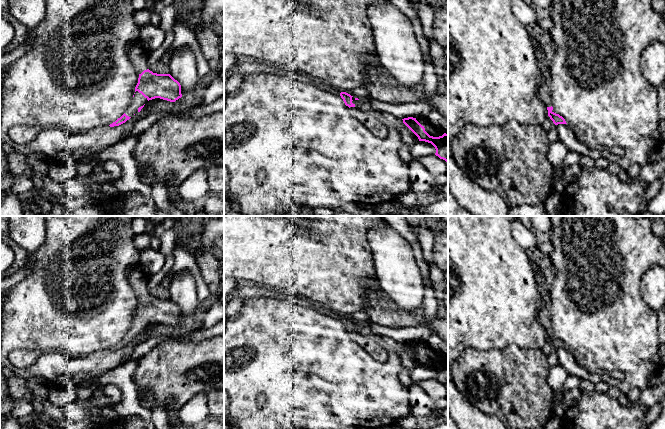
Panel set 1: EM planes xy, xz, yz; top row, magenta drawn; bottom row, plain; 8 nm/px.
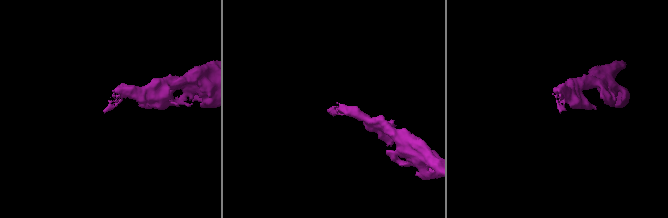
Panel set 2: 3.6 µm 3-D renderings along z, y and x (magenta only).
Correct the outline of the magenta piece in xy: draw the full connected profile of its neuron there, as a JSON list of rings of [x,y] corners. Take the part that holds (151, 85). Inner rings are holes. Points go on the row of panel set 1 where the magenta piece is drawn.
[[[138,41],[127,45],[127,54],[139,74],[138,83],[127,111],[110,124],[110,127],[125,123],[133,115],[140,112],[149,100],[160,98],[175,102],[182,97],[180,83],[170,74],[157,74],[148,69],[146,64],[147,52]]]

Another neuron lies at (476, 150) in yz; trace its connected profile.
[[[515,120],[506,122],[502,126],[481,127],[467,124],[450,141],[452,156],[460,169],[482,188],[497,192],[509,208],[523,204],[543,204],[553,192],[553,166],[548,160],[550,144],[548,133],[543,129],[542,124],[521,125]]]

